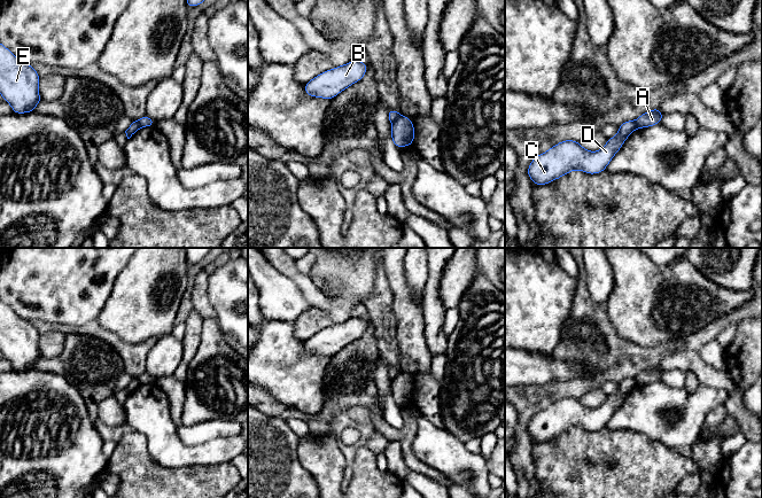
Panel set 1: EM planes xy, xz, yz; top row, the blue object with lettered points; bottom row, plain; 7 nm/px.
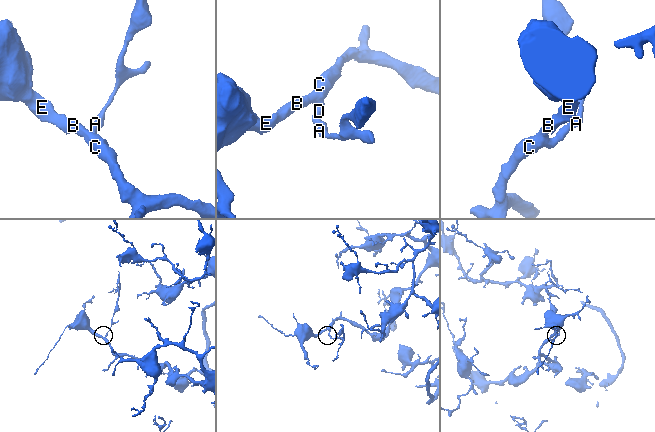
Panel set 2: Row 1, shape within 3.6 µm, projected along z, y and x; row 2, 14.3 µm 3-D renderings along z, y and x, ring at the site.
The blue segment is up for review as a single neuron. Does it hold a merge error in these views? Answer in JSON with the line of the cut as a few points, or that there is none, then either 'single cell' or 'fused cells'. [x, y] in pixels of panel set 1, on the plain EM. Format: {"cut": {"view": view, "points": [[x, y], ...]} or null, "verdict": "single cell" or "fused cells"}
{"cut": {"view": "xz", "points": [[399, 372], [391, 381]]}, "verdict": "fused cells"}

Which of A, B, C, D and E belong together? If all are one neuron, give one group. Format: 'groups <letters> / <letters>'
groups A / B C D E

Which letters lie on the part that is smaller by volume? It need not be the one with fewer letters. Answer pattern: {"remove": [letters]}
{"remove": ["A"]}

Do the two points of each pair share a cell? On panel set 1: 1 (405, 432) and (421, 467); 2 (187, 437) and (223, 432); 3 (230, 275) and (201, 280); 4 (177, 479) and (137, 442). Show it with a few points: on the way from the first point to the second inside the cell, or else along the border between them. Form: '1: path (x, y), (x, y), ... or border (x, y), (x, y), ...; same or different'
1: path (406, 441), (406, 450), (412, 459); same
2: path (196, 434), (214, 432); same
3: border (208, 275), (208, 300), (212, 305); different
4: path (164, 479), (161, 479), (137, 454); same

